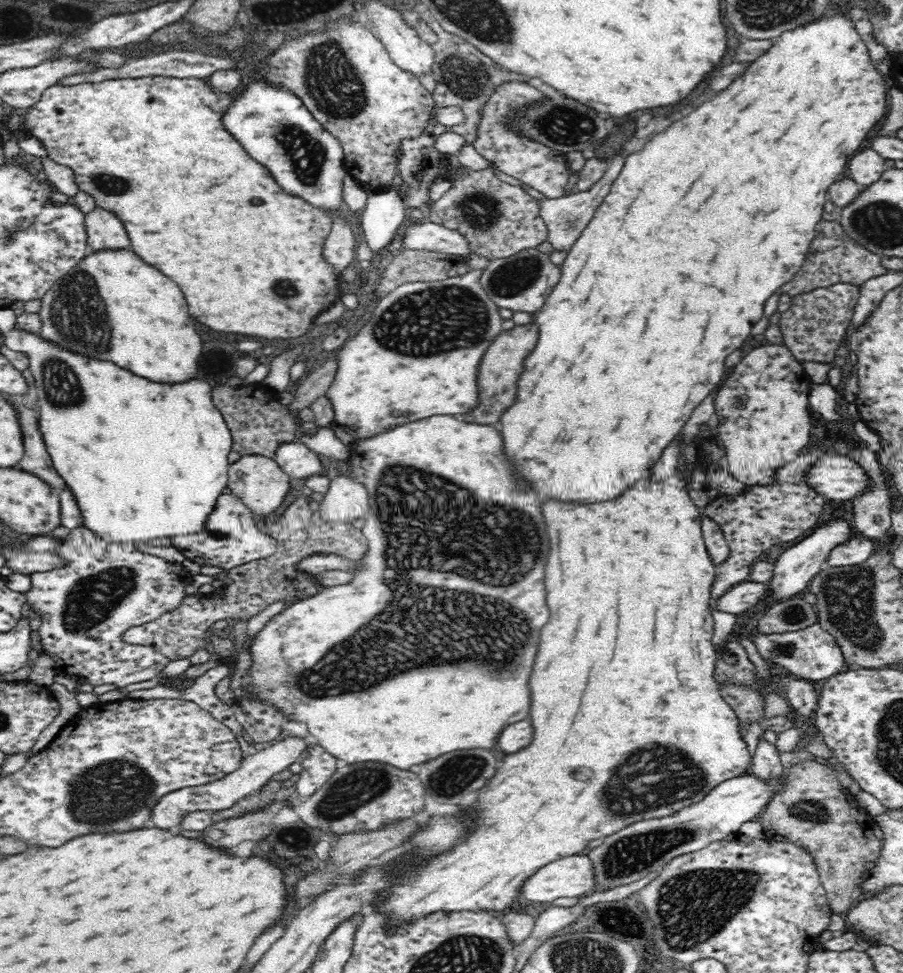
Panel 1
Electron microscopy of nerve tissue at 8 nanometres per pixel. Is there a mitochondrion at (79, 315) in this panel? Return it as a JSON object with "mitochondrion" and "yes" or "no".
{"mitochondrion":"yes"}

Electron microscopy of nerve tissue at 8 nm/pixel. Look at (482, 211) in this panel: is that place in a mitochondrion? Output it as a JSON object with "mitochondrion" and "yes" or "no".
{"mitochondrion":"yes"}

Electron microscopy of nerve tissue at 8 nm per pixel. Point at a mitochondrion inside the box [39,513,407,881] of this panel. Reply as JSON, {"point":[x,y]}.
{"point":[112,791]}

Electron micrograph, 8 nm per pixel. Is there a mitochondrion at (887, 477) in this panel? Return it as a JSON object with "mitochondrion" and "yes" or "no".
{"mitochondrion":"no"}

